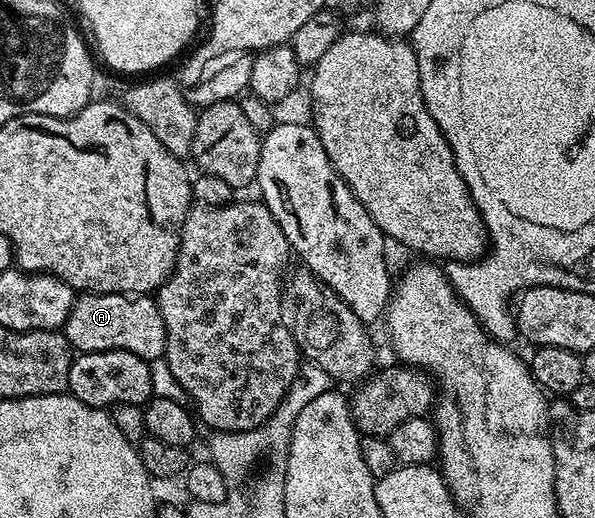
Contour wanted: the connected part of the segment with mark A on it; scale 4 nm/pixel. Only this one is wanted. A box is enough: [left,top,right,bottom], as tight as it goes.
[63,292,167,362]

